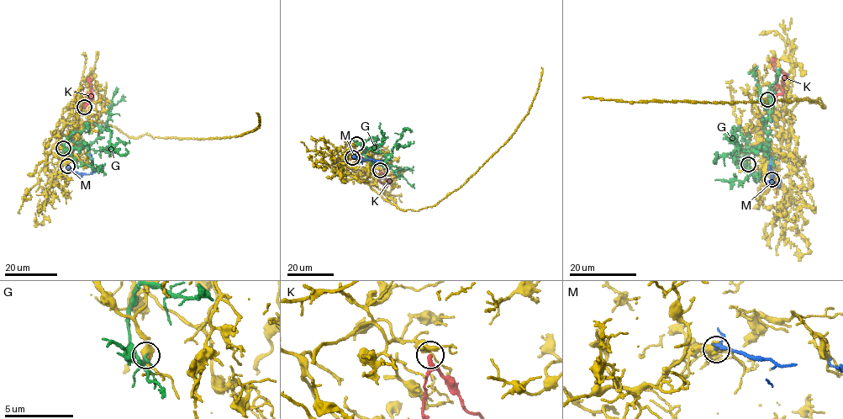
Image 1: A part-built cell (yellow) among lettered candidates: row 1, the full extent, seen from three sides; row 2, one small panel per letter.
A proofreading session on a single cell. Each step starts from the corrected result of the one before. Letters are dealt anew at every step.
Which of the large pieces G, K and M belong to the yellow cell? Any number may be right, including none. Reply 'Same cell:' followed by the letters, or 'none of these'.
Same cell: none of these

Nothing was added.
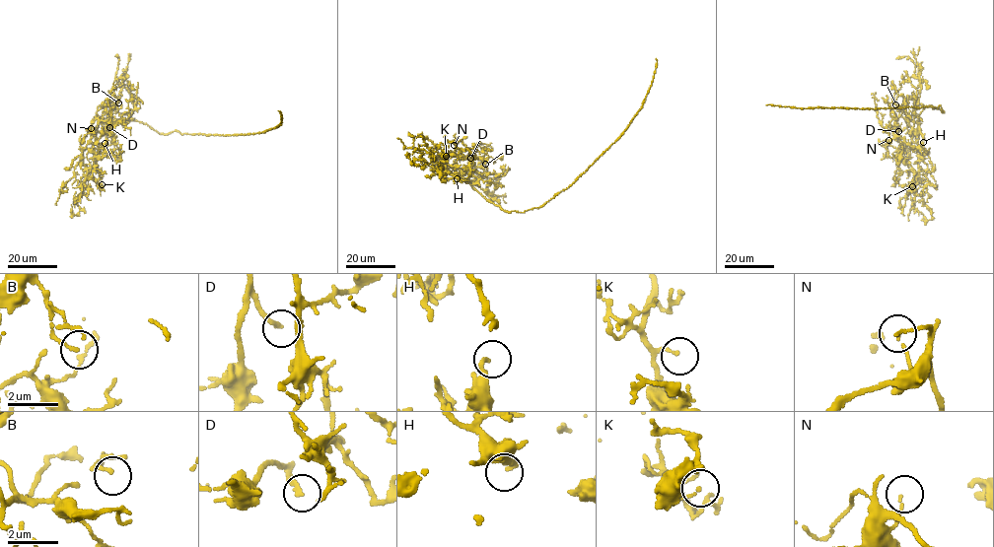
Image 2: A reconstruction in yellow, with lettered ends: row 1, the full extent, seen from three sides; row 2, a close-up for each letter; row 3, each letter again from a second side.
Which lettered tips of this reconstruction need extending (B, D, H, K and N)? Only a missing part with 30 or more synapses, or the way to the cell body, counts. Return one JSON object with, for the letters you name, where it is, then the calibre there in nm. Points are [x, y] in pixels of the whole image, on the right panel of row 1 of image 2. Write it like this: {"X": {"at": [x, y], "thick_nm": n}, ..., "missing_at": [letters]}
{"D": {"at": [898, 131], "thick_nm": 200}, "missing_at": ["D"]}

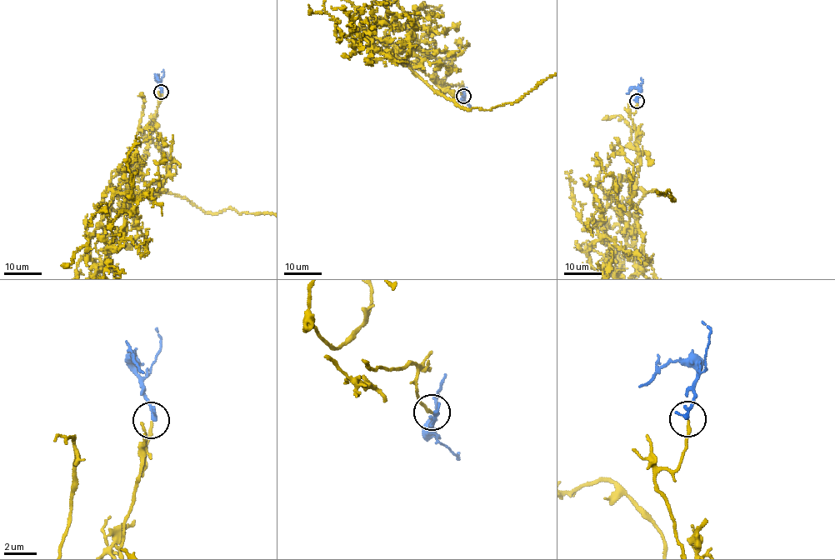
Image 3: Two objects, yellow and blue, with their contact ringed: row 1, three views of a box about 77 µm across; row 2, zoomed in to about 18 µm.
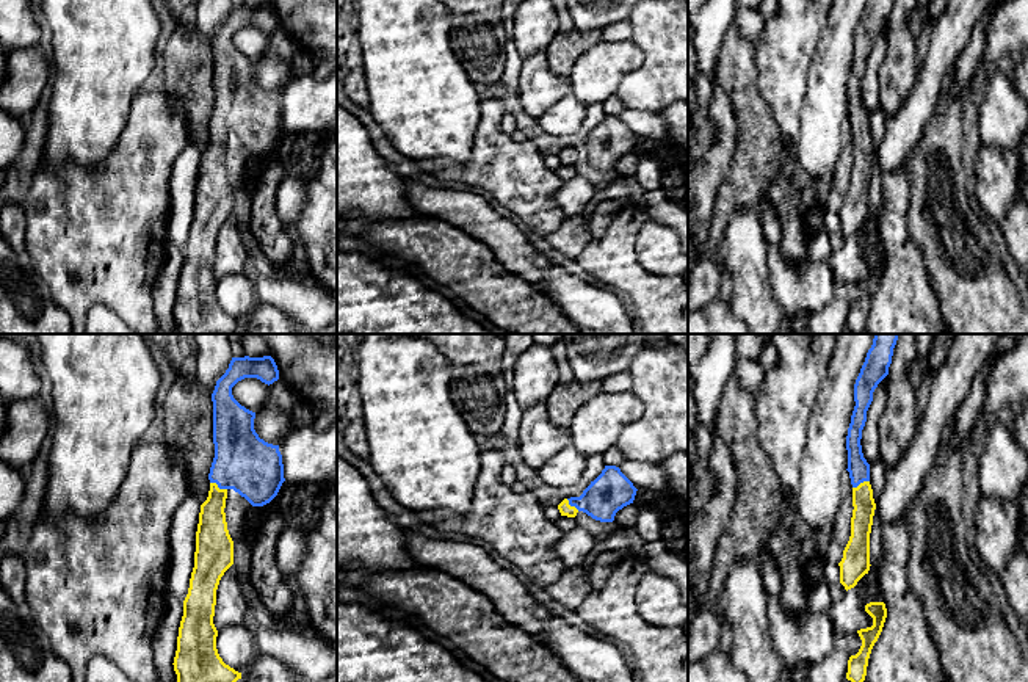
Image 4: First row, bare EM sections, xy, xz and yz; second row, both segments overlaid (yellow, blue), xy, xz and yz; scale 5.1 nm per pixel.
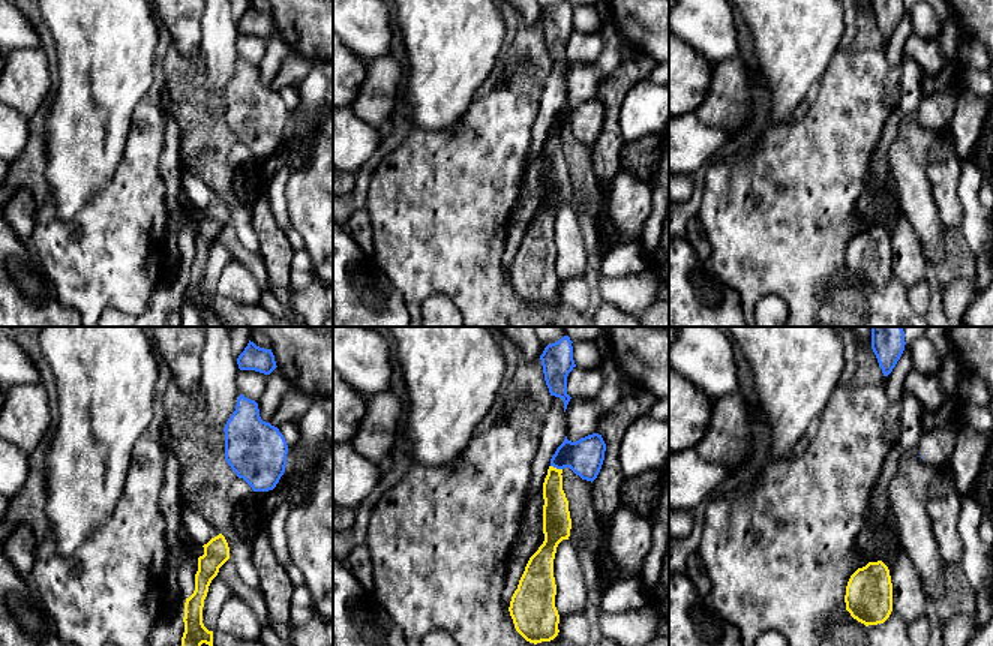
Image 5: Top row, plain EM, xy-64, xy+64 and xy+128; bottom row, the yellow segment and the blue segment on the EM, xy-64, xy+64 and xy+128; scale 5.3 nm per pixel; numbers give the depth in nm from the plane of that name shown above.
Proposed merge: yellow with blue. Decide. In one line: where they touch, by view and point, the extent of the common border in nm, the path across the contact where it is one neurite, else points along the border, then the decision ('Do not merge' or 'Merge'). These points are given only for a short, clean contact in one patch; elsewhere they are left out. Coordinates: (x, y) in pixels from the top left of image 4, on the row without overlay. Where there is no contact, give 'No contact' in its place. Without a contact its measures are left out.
Touches yellow at xy (217, 135). Shared border 100 nm. Path across: xy (212, 184), (217, 135), (240, 112), (245, 112). Merge

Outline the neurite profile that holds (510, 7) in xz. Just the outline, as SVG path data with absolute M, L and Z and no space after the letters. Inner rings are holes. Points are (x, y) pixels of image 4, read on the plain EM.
M505 0L501 11L503 11L503 27L506 30L512 30L514 28L514 16L516 16L516 9L517 6L522 3L523 0Z

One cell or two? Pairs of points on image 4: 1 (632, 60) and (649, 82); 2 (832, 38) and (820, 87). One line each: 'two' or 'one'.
1: two
2: one

